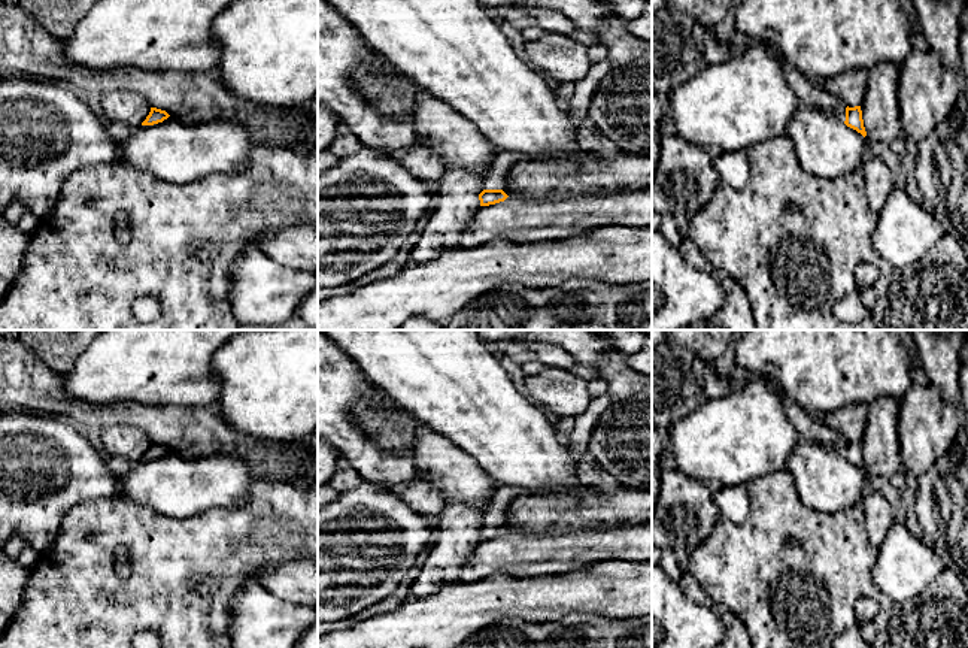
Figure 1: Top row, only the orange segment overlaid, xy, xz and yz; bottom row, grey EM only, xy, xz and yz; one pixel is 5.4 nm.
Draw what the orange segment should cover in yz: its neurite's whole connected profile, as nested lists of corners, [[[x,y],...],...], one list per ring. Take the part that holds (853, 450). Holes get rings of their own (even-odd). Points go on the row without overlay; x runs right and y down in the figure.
[[[861,440],[846,442],[846,443],[831,443],[828,448],[832,448],[837,454],[843,455],[847,461],[856,464],[864,472],[867,470]]]

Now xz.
[[[498,487],[491,503],[483,512],[483,526],[479,529],[480,540],[504,536],[509,530],[503,526],[506,508],[519,496],[540,496],[538,491],[525,491],[519,487]]]

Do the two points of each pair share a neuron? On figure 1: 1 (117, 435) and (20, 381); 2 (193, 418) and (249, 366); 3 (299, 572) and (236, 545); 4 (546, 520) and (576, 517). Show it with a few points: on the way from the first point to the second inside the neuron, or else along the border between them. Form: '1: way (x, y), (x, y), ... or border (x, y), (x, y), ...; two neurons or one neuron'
1: border (139, 429), (108, 424), (99, 430); two neurons
2: border (212, 406), (224, 421), (237, 430); two neurons
3: border (302, 559), (272, 565), (255, 580); two neurons
4: way (554, 517), (569, 517); one neuron

